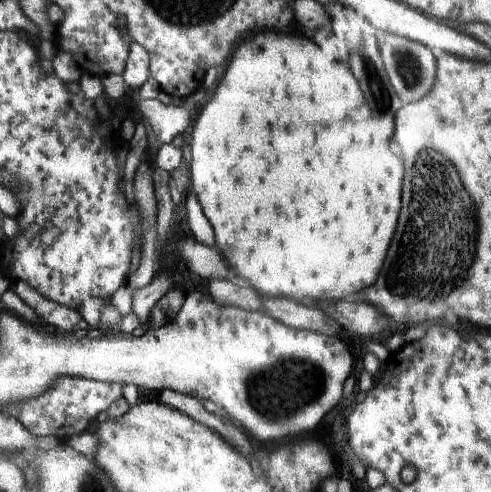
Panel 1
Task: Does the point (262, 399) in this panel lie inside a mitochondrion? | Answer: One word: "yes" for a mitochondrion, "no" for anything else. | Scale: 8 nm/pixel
yes

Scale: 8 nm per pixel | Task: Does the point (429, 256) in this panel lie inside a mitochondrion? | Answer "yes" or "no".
yes

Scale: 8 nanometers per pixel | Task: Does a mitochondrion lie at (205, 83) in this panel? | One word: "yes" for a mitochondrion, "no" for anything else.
no

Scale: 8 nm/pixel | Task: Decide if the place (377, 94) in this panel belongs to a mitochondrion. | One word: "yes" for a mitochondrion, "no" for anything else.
yes

